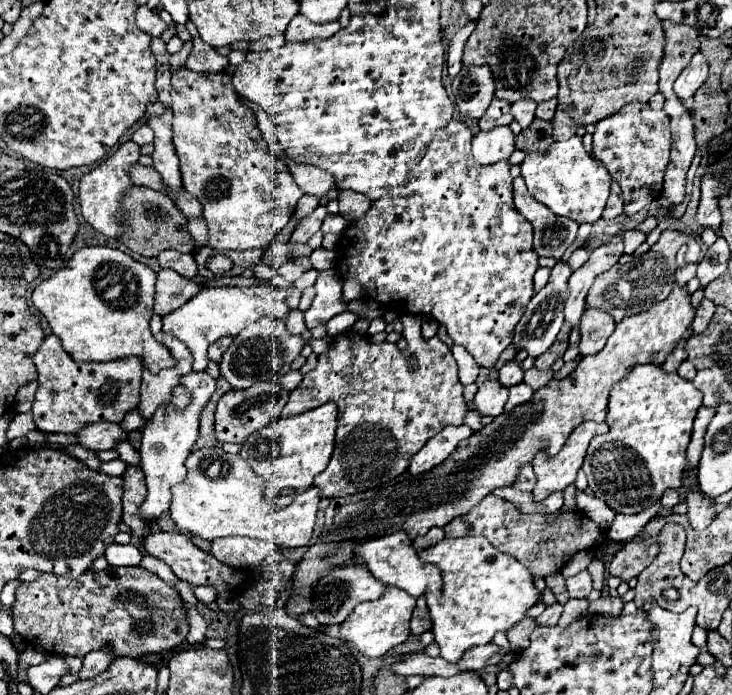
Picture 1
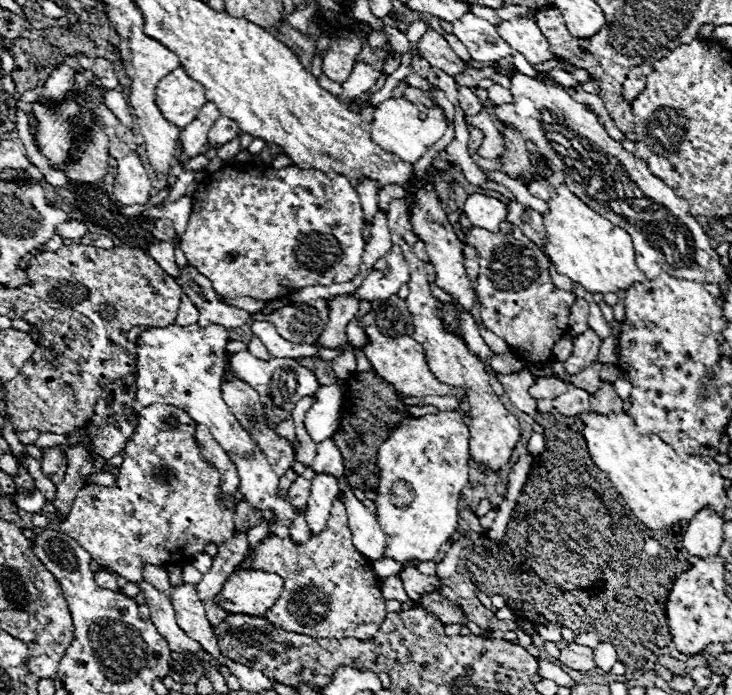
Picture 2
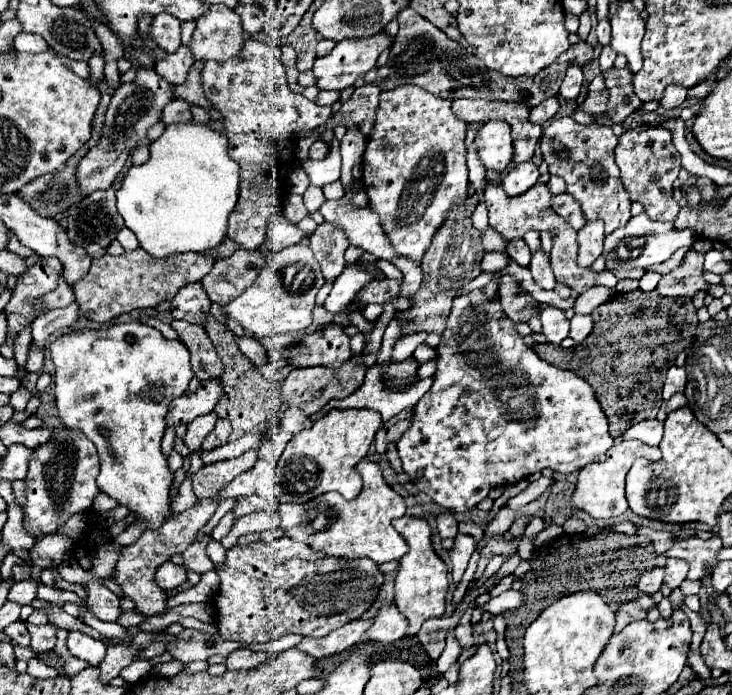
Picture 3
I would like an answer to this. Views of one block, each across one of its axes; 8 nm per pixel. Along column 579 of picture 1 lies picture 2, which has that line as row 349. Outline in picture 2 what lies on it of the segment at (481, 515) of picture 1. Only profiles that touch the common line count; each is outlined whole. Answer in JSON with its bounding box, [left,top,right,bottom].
[464,222,576,362]

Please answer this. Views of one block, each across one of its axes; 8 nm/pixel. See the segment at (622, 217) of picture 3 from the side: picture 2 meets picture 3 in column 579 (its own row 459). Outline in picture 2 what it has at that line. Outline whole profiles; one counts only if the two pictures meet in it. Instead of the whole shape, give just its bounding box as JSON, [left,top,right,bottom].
[62,404,234,582]

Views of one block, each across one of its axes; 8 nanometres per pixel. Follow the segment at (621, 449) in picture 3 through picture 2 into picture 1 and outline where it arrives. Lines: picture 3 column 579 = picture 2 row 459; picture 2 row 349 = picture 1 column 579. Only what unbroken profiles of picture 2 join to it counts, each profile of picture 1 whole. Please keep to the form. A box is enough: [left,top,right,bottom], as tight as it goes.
[532,422,609,502]

